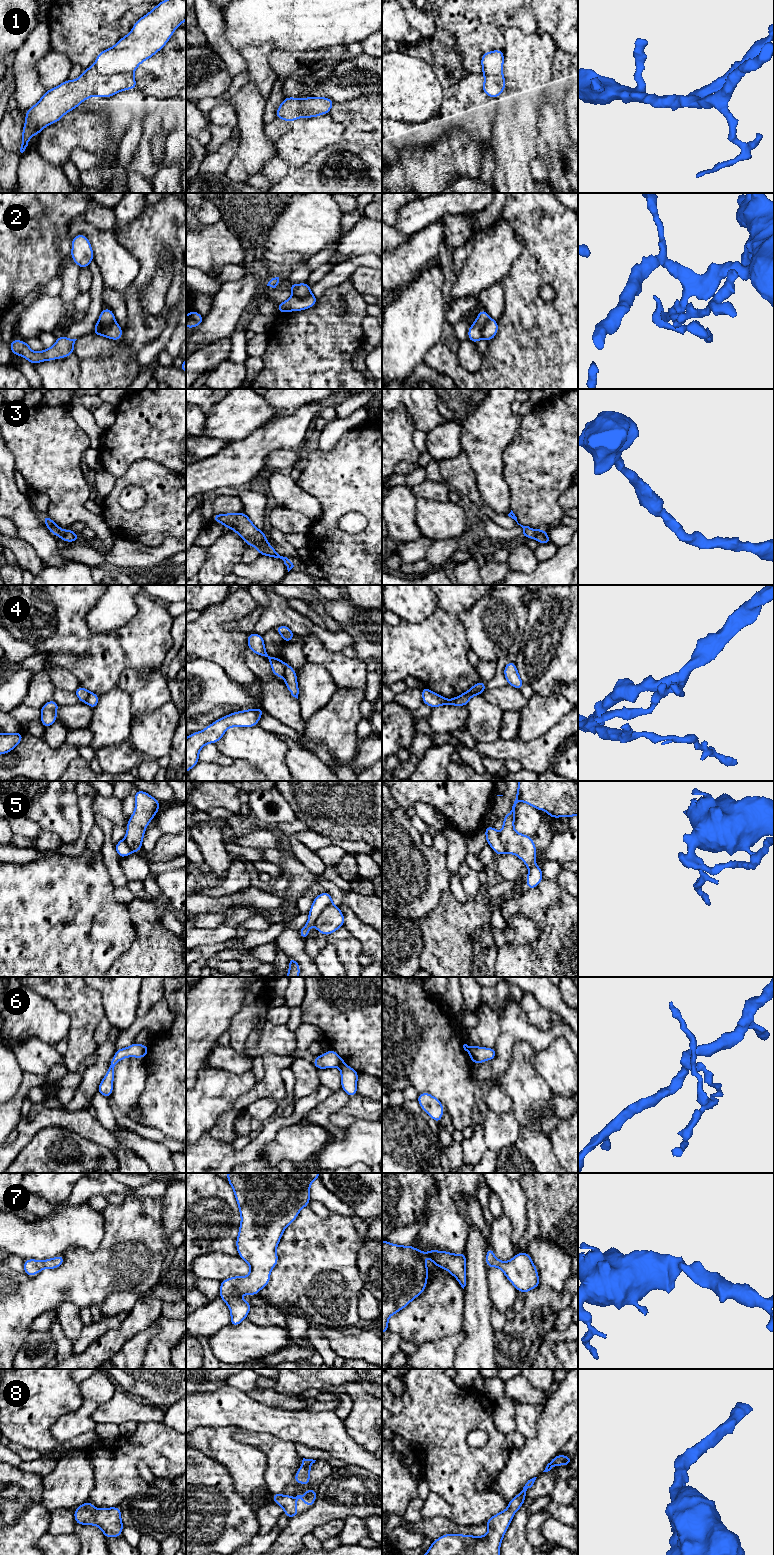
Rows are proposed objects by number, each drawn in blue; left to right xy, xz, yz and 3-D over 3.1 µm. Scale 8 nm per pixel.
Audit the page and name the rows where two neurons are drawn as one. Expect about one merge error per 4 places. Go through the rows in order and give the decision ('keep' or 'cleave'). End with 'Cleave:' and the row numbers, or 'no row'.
1: keep
2: cleave
3: keep
4: cleave
5: cleave
6: cleave
7: keep
8: keep
Cleave: 2, 4, 5, 6

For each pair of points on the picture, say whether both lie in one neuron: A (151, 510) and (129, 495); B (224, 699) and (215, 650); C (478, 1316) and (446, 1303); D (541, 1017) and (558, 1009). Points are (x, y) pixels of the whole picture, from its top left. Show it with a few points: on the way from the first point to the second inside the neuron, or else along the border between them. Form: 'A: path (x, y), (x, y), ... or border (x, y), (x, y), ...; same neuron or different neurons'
A: border (146, 493), (136, 509), (119, 504); different neurons
B: border (198, 656), (215, 662), (235, 681); different neurons
C: border (463, 1289), (463, 1325), (461, 1330); different neurons
D: border (534, 997), (554, 1015); different neurons

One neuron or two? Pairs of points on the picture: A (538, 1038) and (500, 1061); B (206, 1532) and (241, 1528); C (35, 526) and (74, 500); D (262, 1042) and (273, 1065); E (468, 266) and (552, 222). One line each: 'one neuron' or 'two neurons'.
A: one neuron
B: one neuron
C: two neurons
D: two neurons
E: two neurons

